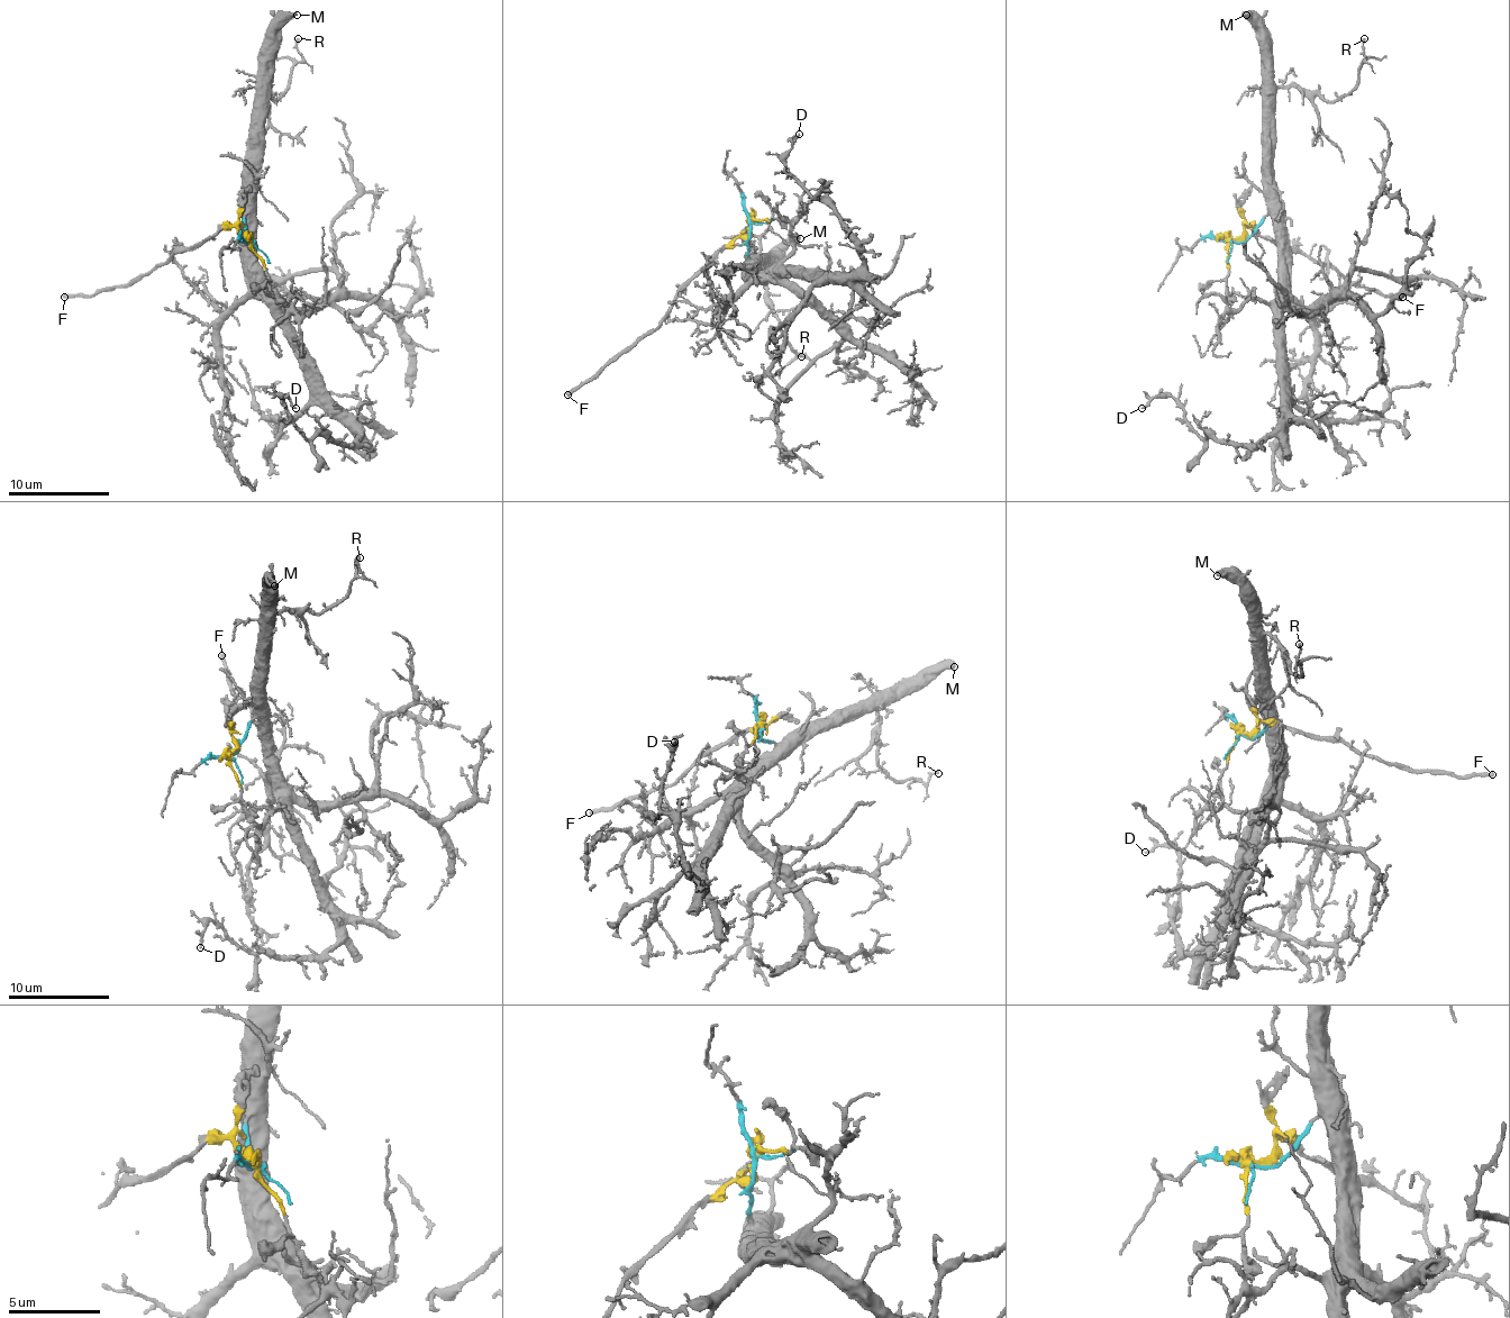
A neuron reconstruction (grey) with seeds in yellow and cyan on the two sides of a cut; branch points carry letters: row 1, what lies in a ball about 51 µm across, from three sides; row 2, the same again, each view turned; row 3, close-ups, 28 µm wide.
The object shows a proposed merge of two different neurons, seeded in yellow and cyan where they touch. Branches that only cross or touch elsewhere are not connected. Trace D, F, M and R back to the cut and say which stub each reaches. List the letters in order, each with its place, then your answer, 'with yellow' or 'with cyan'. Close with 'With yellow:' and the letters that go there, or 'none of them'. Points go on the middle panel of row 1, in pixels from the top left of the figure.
D: at (799, 134); with cyan
F: at (567, 394); with yellow
M: at (800, 238); with cyan
R: at (801, 356); with cyan
With yellow: F

